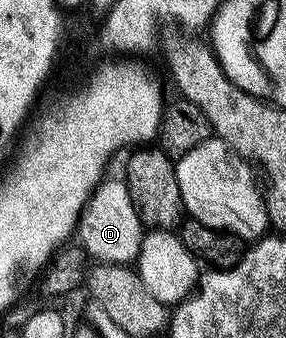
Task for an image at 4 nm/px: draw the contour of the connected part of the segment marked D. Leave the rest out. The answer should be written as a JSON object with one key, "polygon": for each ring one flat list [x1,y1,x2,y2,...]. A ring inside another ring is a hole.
{"polygon":[[102,179,96,190,89,195,85,209,81,211,75,229,76,239,85,253,102,264,132,265,140,254,143,225,124,179]]}

